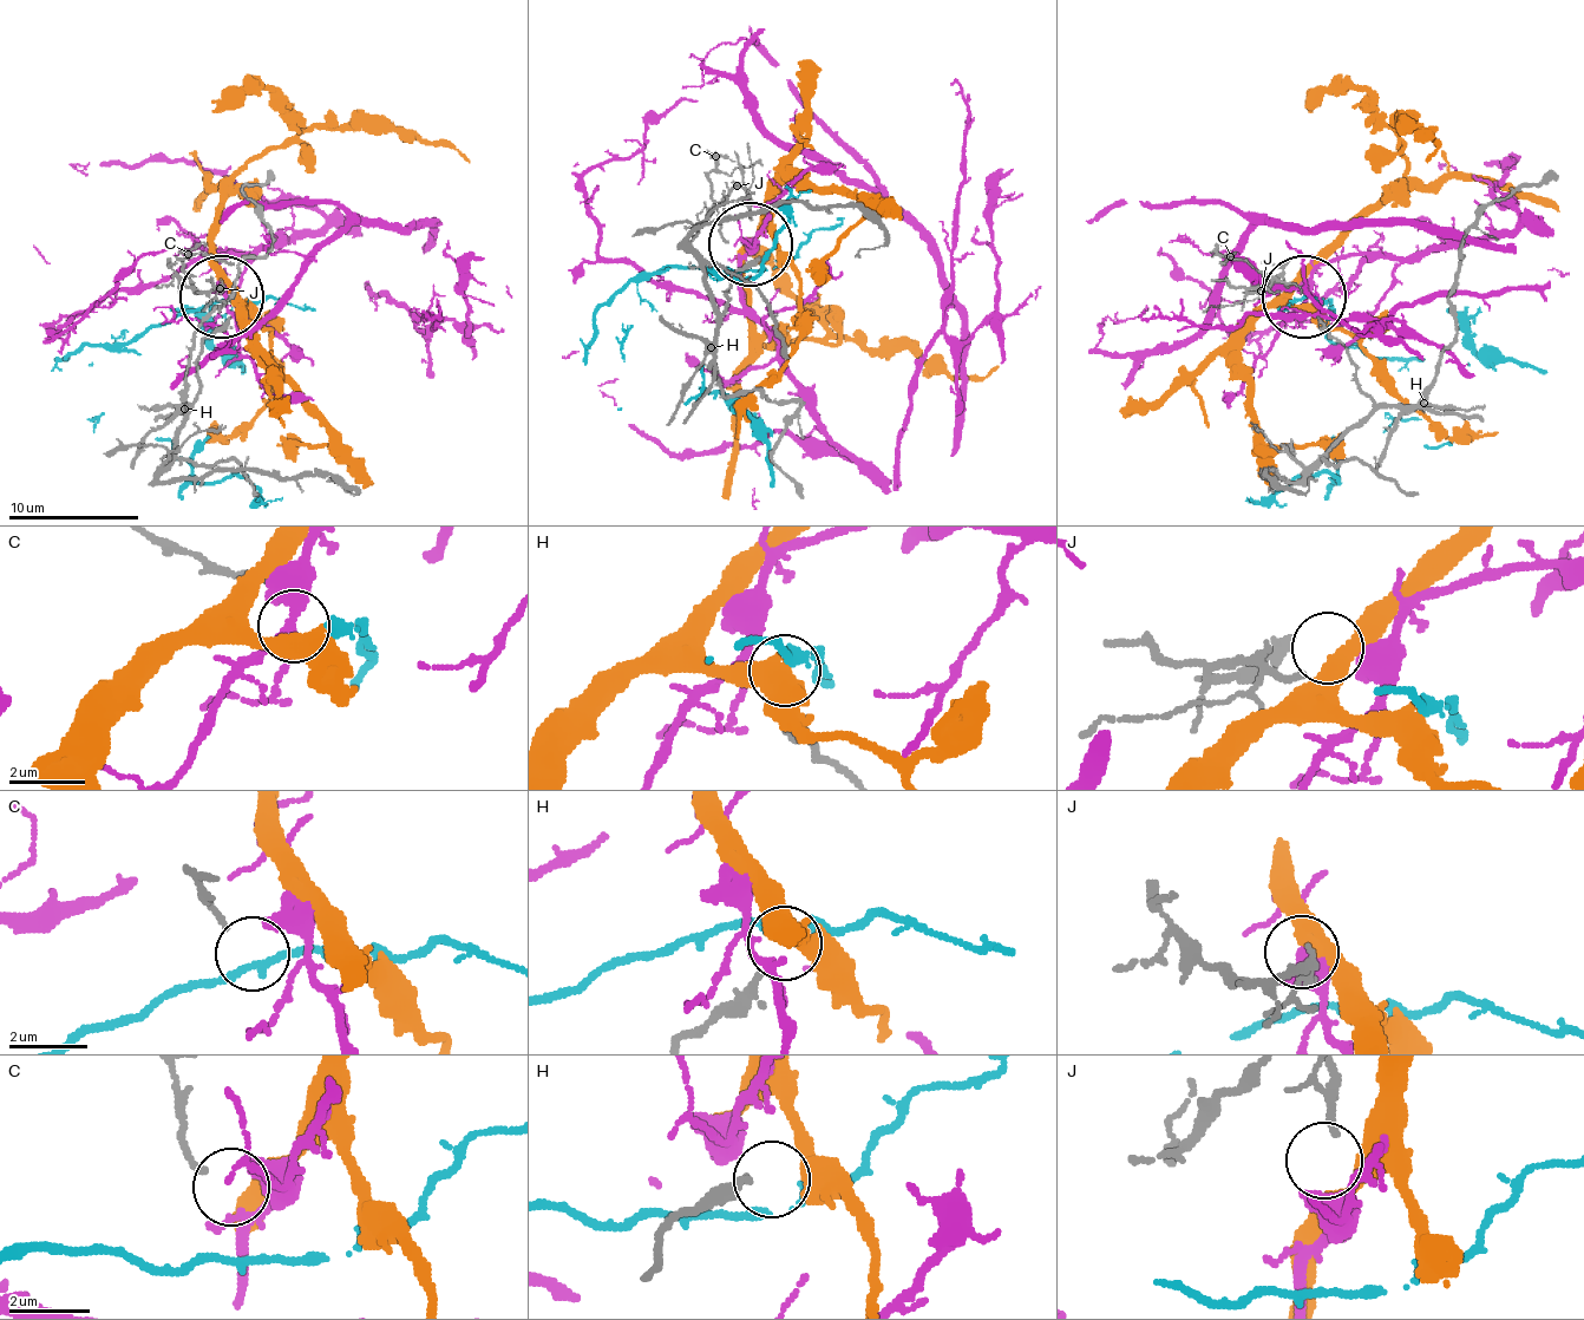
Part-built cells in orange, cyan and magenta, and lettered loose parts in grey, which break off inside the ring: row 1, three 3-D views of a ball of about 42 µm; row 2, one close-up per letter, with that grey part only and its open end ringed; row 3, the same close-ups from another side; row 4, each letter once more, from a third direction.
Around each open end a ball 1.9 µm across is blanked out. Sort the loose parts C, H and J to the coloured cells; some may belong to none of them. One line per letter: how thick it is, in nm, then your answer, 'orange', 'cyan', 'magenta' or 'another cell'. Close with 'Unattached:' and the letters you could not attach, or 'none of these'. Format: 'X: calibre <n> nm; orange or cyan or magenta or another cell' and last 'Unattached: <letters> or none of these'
C: calibre 150 nm; another cell
H: calibre 240 nm; another cell
J: calibre 170 nm; magenta
Unattached: C, H

